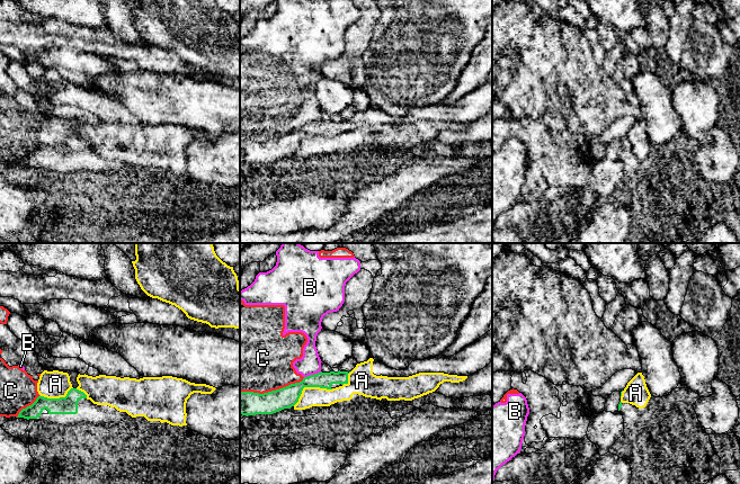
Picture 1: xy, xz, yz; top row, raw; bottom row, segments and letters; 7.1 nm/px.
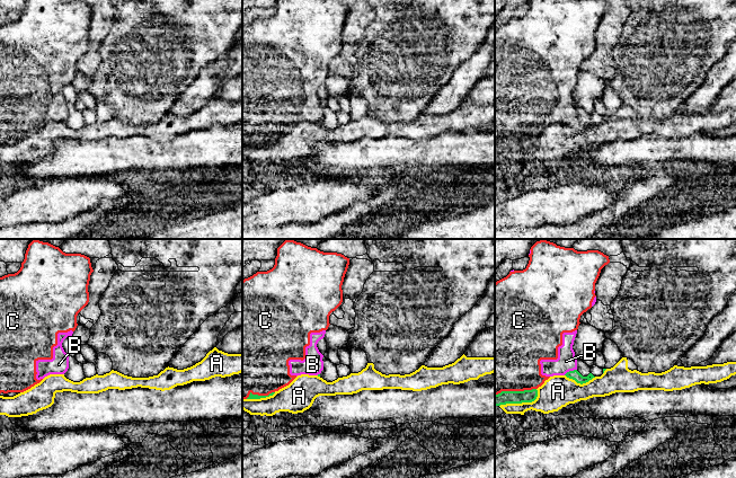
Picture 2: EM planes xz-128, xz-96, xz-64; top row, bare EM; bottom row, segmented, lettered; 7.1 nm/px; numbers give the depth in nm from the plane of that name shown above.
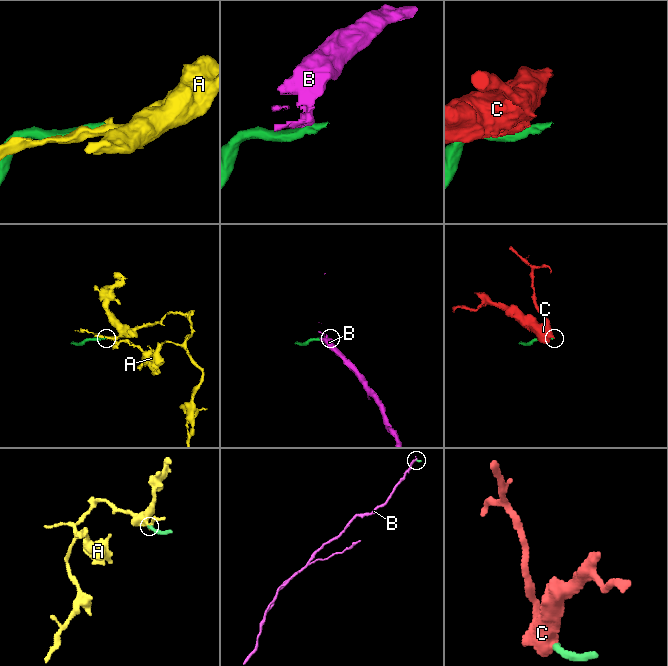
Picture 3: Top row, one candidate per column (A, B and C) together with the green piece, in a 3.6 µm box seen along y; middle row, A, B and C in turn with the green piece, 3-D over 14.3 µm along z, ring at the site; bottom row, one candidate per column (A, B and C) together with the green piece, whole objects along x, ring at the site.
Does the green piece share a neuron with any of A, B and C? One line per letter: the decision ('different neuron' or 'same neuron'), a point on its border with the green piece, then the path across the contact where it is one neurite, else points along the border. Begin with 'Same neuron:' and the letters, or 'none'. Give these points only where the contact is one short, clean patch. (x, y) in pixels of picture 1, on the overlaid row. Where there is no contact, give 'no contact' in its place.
Same neuron: none
A: different neuron; meets green in xz at (309, 386)
B: different neuron; meets green in xz at (312, 375); border along xz (321, 372), (304, 377)
C: different neuron; meets green in xz at (272, 391)

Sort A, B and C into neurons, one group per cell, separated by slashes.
A / B C

